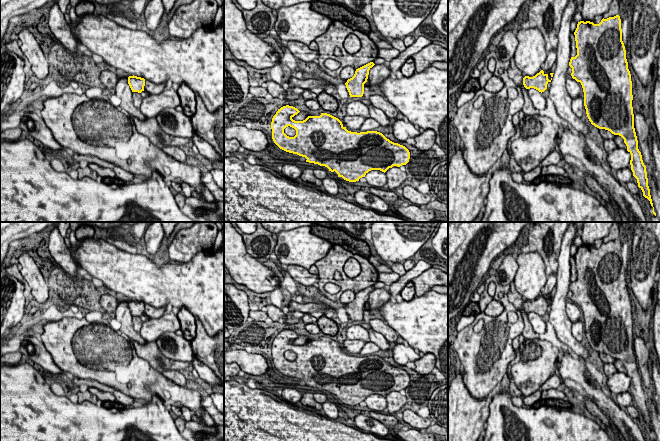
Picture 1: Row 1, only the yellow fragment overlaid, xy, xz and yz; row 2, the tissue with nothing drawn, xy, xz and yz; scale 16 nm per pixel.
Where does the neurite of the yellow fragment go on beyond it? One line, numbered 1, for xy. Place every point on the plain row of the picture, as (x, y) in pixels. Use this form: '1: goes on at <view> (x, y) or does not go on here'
1: does not go on here

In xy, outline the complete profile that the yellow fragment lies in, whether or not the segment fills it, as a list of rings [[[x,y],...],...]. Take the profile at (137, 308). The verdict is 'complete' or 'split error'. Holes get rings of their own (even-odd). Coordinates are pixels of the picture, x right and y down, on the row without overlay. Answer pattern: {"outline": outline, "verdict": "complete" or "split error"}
{"outline": [[[129,300],[128,308],[132,314],[132,316],[141,317],[144,315],[145,303],[137,300]]], "verdict": "complete"}

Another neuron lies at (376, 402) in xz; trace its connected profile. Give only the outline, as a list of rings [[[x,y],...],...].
[[[371,394],[365,399],[366,406],[375,412],[382,412],[387,408],[387,400],[380,394]]]

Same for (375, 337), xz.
[[[372,328],[368,329],[368,332],[370,336],[370,341],[378,345],[380,350],[386,351],[391,348],[389,342],[381,333],[374,331]]]

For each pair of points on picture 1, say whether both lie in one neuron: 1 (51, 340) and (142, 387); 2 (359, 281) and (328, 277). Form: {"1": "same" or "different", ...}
{"1": "same", "2": "same"}

